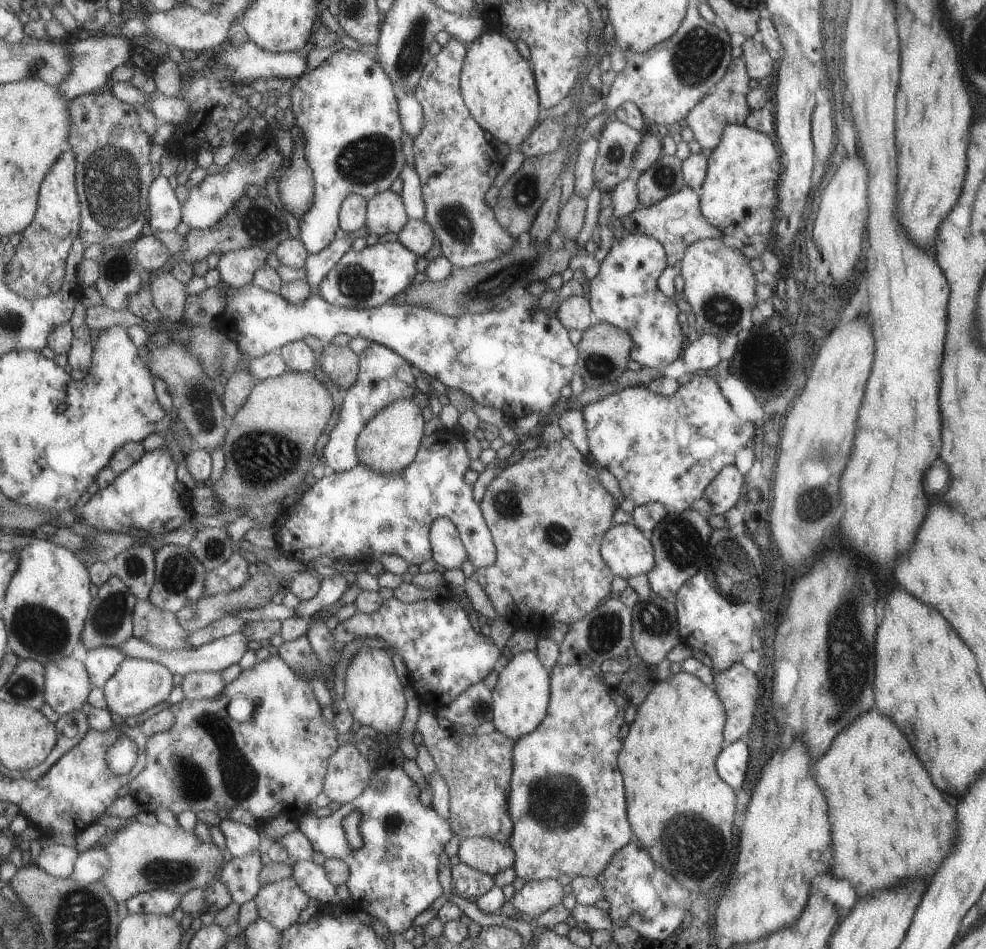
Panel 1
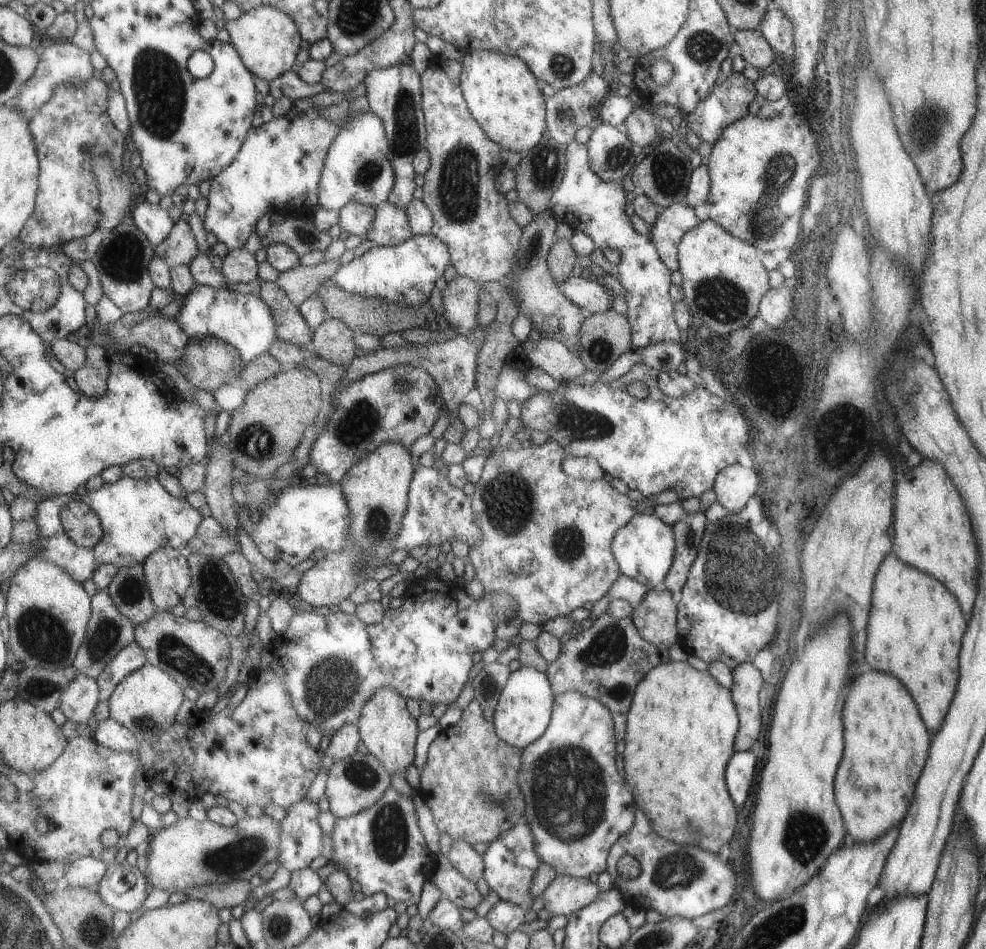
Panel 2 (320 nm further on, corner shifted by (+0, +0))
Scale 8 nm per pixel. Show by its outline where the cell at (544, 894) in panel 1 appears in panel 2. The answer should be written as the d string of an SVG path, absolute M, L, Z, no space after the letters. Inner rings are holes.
M557 875L542 892L544 909L550 916L563 914L567 917L595 901L599 892L595 882L588 878Z

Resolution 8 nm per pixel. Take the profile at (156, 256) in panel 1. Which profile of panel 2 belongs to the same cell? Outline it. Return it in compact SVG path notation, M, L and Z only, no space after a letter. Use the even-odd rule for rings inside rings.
M182 219L176 222L172 233L155 249L156 256L165 259L171 267L189 265L201 252L201 249L197 248L191 226Z

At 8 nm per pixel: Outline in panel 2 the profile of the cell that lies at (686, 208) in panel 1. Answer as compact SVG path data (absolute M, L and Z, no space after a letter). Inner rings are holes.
M679 202L664 207L650 226L655 250L670 271L678 270L676 247L682 234L698 222L693 207L681 205Z

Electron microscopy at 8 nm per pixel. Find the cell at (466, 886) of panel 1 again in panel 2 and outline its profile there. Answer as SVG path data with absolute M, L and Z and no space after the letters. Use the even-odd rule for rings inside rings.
M438 856L437 872L431 880L441 889L443 898L451 899L459 908L477 908L483 896L477 884L465 878L450 862L448 856Z

